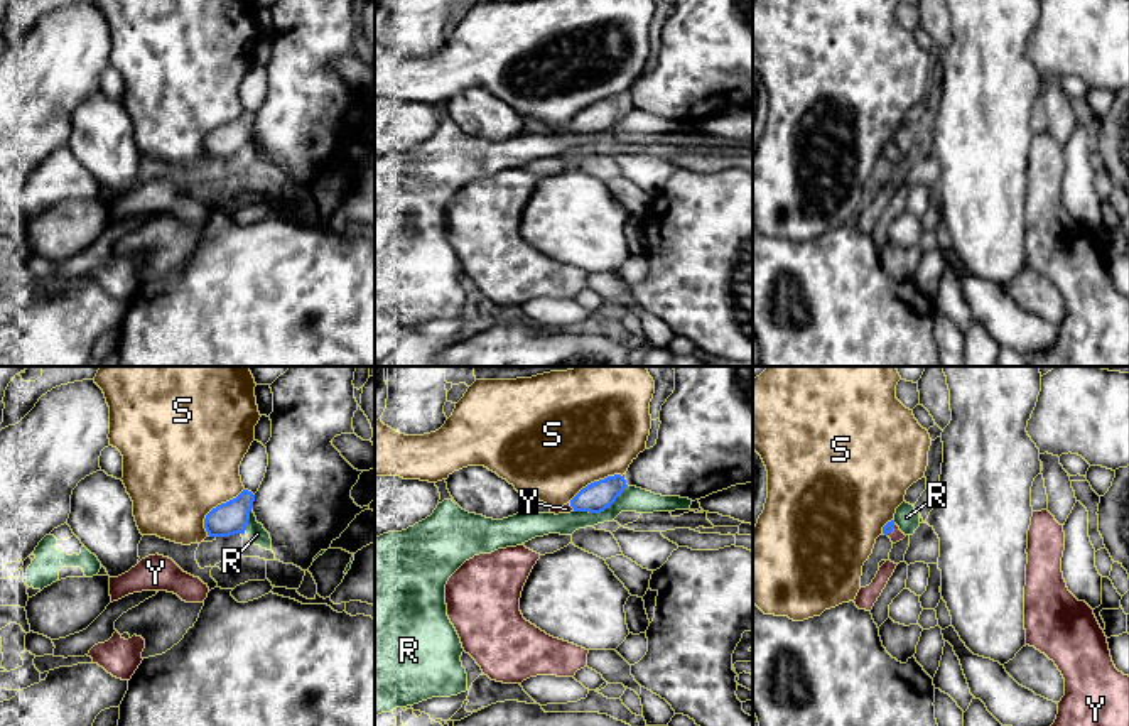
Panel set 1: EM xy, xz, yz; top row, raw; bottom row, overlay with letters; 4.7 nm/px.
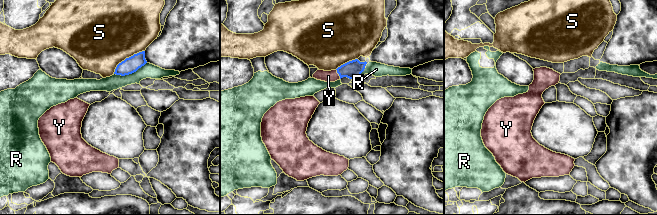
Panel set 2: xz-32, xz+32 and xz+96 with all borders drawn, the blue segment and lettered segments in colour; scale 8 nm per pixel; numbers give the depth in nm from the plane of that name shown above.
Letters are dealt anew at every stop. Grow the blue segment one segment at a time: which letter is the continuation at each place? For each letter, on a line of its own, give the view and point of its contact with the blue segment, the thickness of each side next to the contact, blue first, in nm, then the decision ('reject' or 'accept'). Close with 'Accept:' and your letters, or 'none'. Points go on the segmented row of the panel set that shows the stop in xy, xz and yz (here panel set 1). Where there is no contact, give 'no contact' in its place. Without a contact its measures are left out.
R: xz (601, 510) | 140/120 nm | reject
S: xy (216, 507) | 160/500 nm | reject
Y: xz (571, 505) | 140/50 nm | accept
Accept: Y

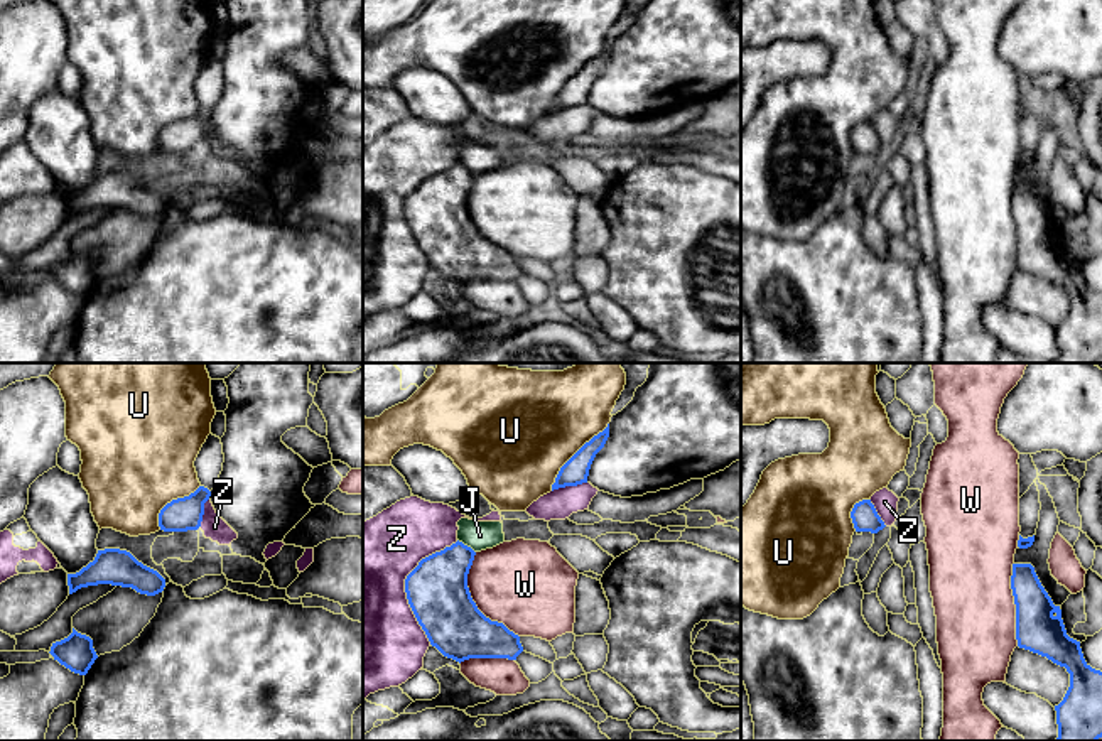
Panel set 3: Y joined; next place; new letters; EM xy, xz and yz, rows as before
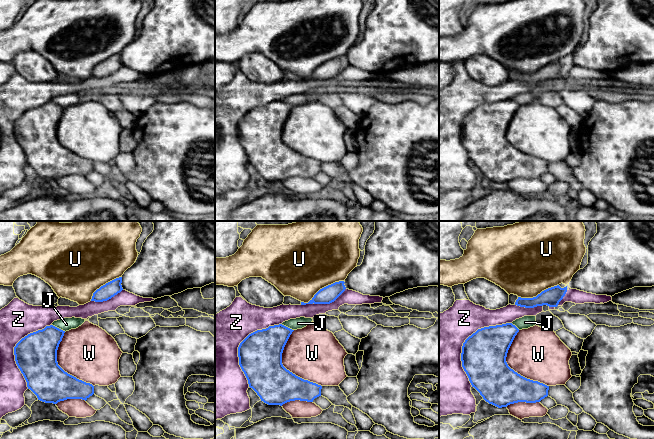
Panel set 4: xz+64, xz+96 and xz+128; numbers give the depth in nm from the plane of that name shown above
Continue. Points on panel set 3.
J: xz (466, 546) | 280/140 nm | reject
U: xz (574, 454) | 120/480 nm | reject
W: xz (473, 601) | 300/420 nm | reject
Z: xz (405, 584) | 300/440 nm | reject
Accept: none

